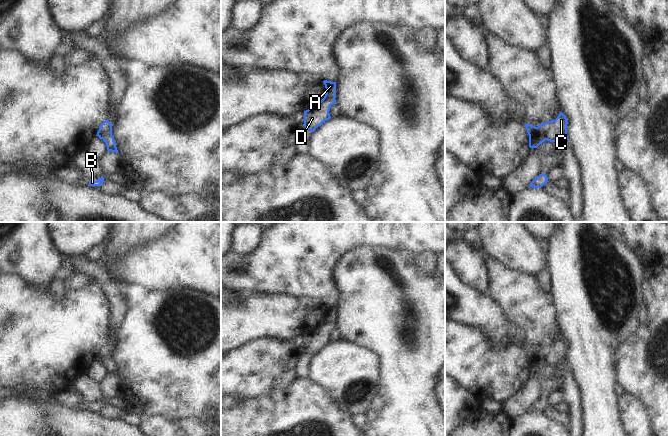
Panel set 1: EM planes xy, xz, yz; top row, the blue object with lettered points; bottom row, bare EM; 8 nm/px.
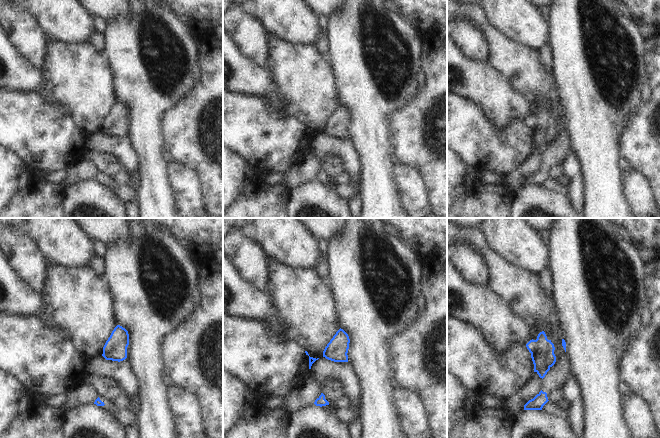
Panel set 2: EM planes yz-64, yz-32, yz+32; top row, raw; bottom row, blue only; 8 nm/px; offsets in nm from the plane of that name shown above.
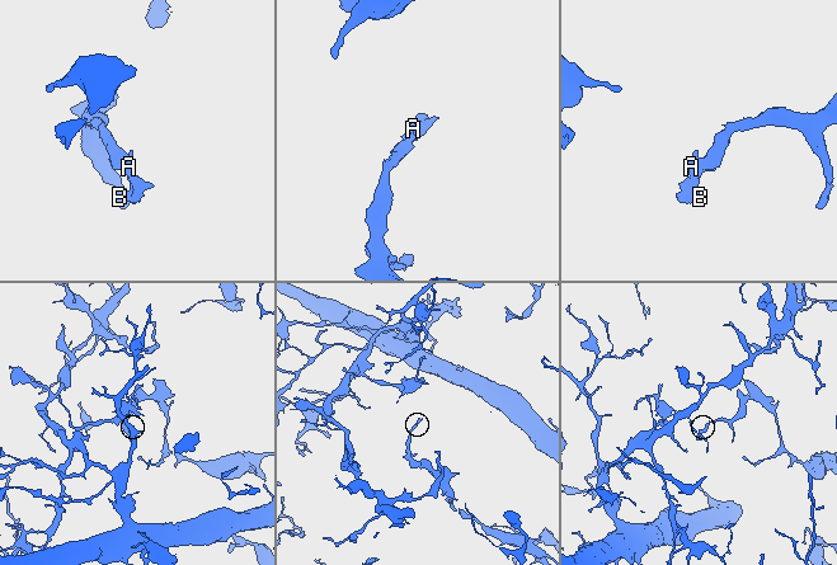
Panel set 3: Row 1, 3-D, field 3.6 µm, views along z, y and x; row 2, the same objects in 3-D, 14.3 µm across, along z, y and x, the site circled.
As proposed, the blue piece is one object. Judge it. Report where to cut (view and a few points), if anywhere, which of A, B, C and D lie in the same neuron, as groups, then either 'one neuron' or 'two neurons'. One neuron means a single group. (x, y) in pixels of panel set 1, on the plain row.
no cut; A B C D; one neuron

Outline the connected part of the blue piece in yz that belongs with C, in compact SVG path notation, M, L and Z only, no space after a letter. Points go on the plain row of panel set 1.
M560 336L555 344L541 347L538 351L531 348L525 348L529 359L529 371L537 372L545 364L550 366L567 366L567 342Z

